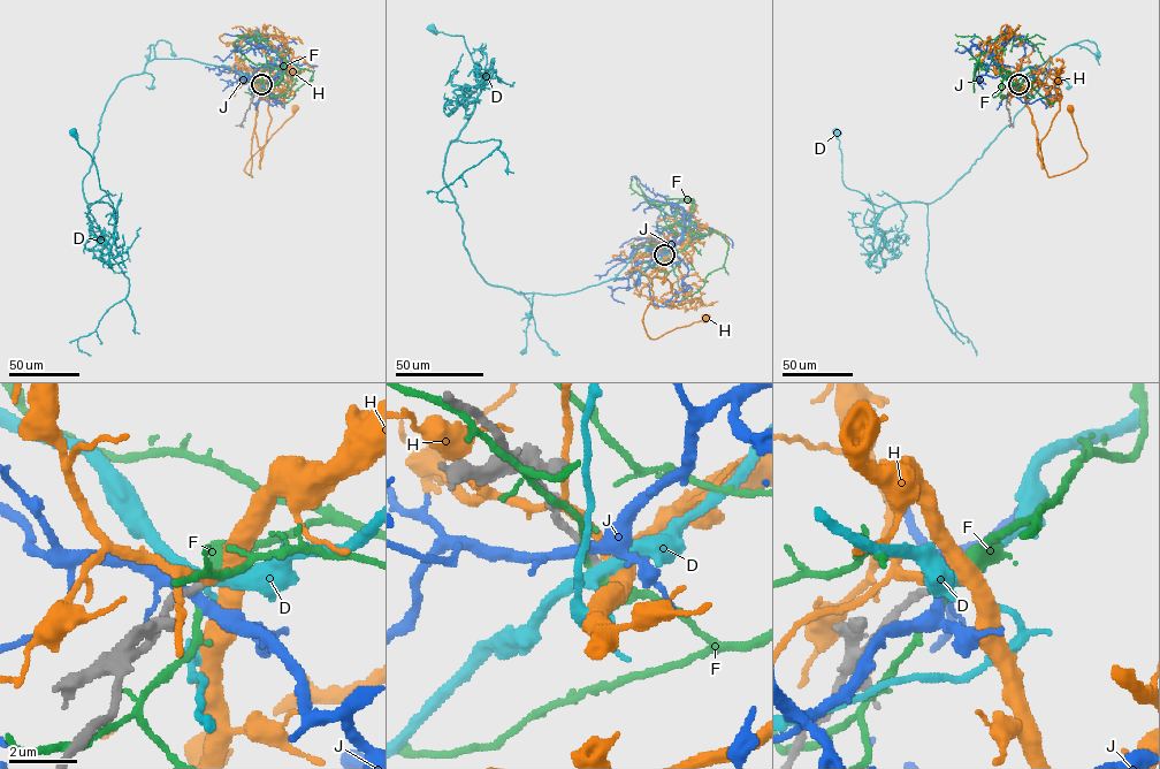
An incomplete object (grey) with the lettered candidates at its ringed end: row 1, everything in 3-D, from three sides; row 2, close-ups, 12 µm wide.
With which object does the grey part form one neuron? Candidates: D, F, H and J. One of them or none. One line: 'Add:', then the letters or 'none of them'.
Add: none of them

